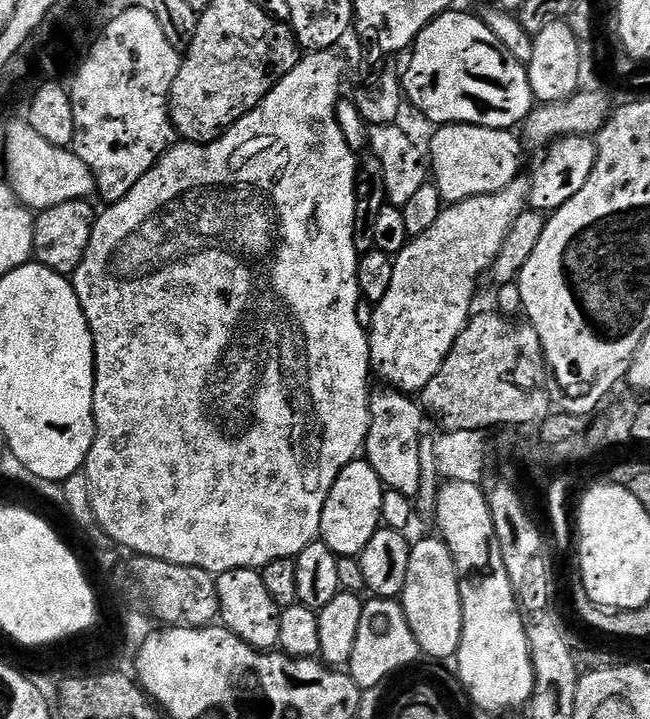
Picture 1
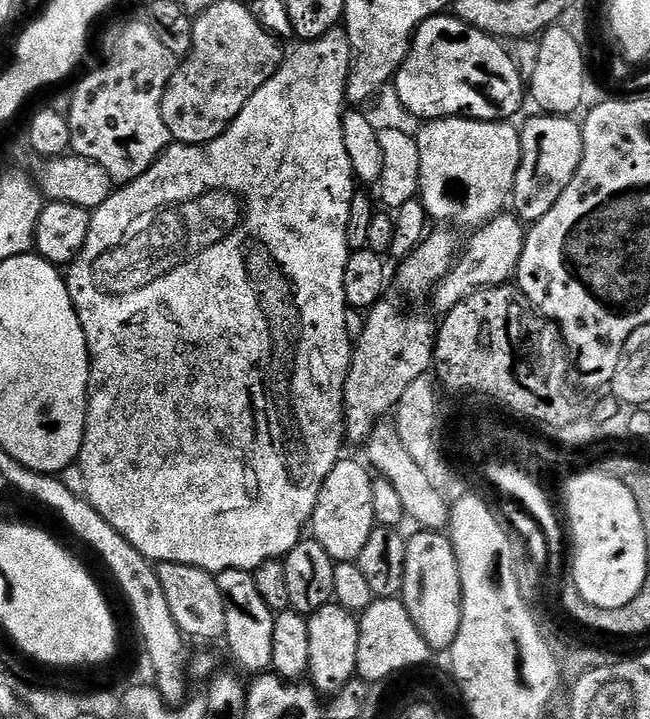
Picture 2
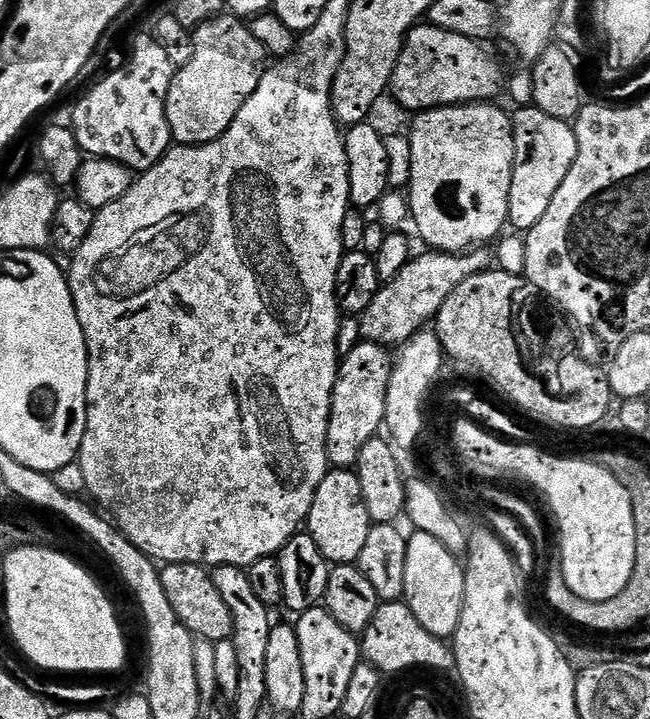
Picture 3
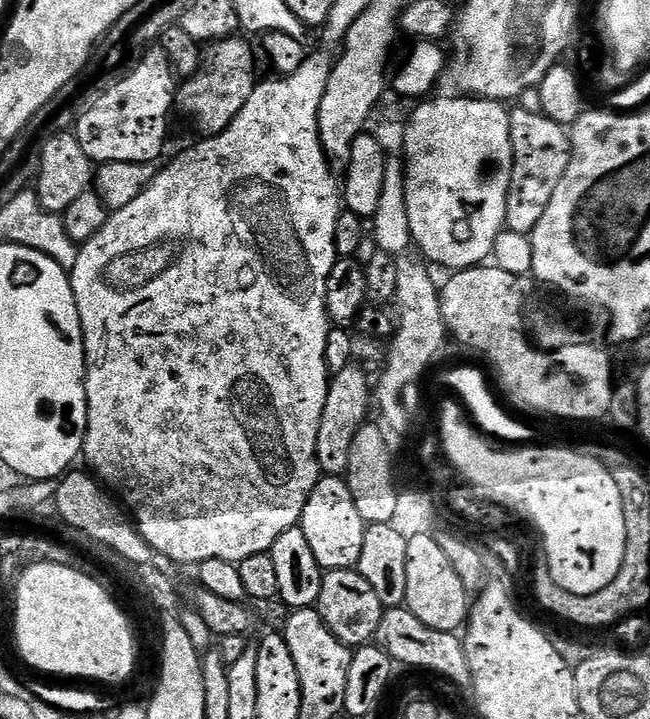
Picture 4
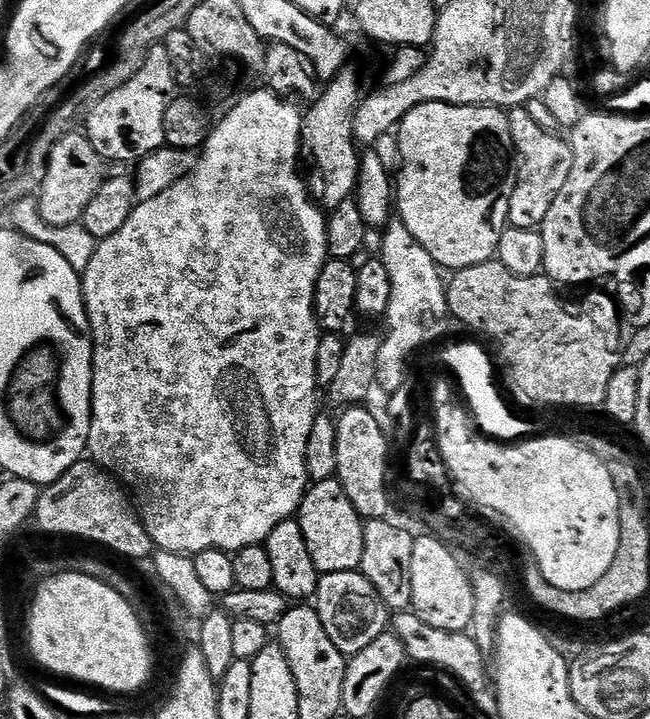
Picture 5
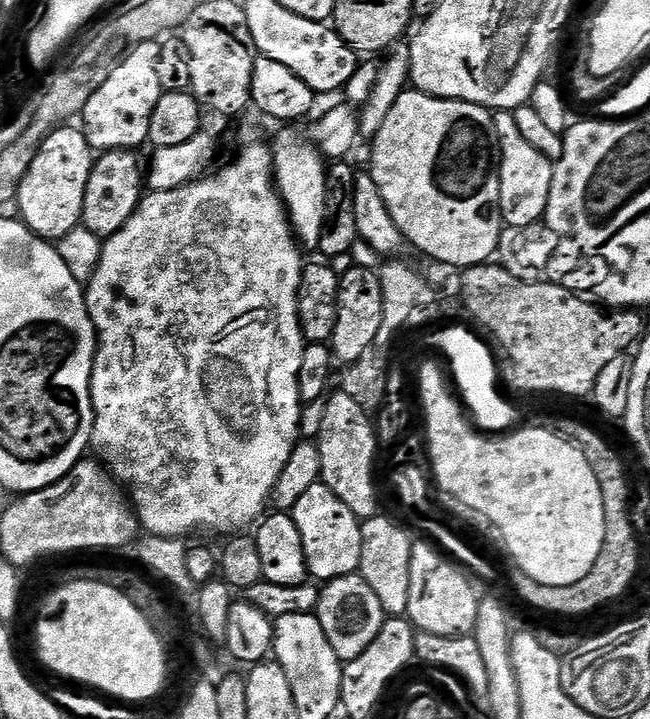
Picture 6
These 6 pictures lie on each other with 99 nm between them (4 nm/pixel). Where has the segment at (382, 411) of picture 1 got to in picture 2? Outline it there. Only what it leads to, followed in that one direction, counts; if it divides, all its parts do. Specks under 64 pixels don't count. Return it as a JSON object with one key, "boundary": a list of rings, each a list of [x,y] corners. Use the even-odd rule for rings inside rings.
{"boundary":[[[377,422],[374,430],[368,435],[367,448],[368,457],[366,457],[366,460],[371,471],[377,477],[390,482],[390,486],[394,486],[394,490],[398,493],[402,502],[405,517],[409,521],[413,520],[416,526],[421,529],[430,532],[444,532],[448,527],[449,501],[429,485],[429,480],[425,477],[425,471],[418,466],[417,462],[414,462],[413,458],[410,458],[410,453],[406,450],[405,443],[402,442],[395,423]]]}

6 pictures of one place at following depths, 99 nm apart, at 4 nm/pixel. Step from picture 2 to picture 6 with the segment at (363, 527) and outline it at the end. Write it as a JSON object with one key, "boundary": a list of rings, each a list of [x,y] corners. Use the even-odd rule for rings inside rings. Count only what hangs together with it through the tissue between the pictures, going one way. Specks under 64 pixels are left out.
{"boundary":[[[324,483],[310,486],[290,510],[292,520],[302,534],[302,550],[306,554],[309,577],[316,582],[329,582],[339,576],[355,573],[362,558],[362,523],[360,517]]]}

